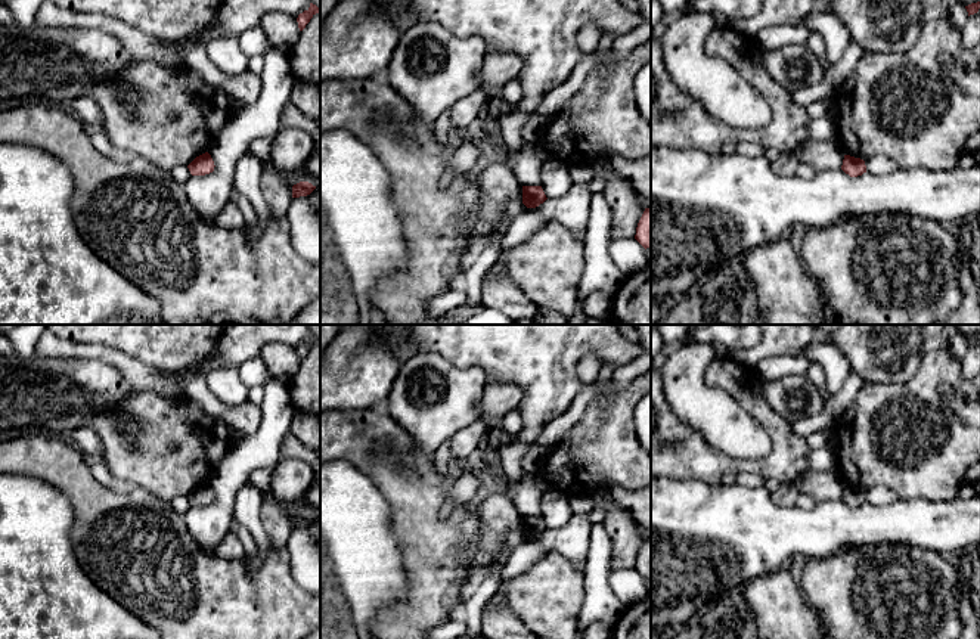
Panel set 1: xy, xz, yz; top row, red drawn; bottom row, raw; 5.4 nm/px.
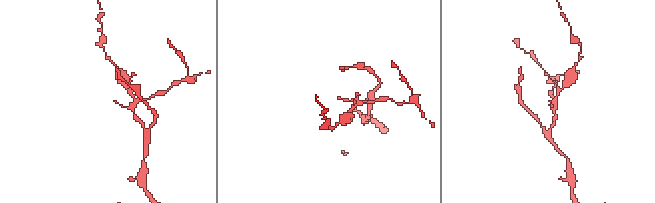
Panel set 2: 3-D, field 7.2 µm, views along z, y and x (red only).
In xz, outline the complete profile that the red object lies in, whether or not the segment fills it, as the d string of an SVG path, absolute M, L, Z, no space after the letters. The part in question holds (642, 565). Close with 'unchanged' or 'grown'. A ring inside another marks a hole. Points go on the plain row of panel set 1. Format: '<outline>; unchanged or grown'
M645 539L638 558L635 570L646 580L651 578L651 539Z; unchanged

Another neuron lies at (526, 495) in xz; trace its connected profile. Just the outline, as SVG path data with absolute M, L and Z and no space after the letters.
M522 472L511 490L511 500L522 517L540 517L540 497L543 491L534 483L531 472Z

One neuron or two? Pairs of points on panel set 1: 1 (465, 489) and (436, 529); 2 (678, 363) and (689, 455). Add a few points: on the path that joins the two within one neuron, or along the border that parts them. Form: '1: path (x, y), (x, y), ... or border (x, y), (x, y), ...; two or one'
1: border (446, 483), (444, 509), (447, 512), (467, 509); two
2: border (666, 397), (670, 408), (710, 446); two

